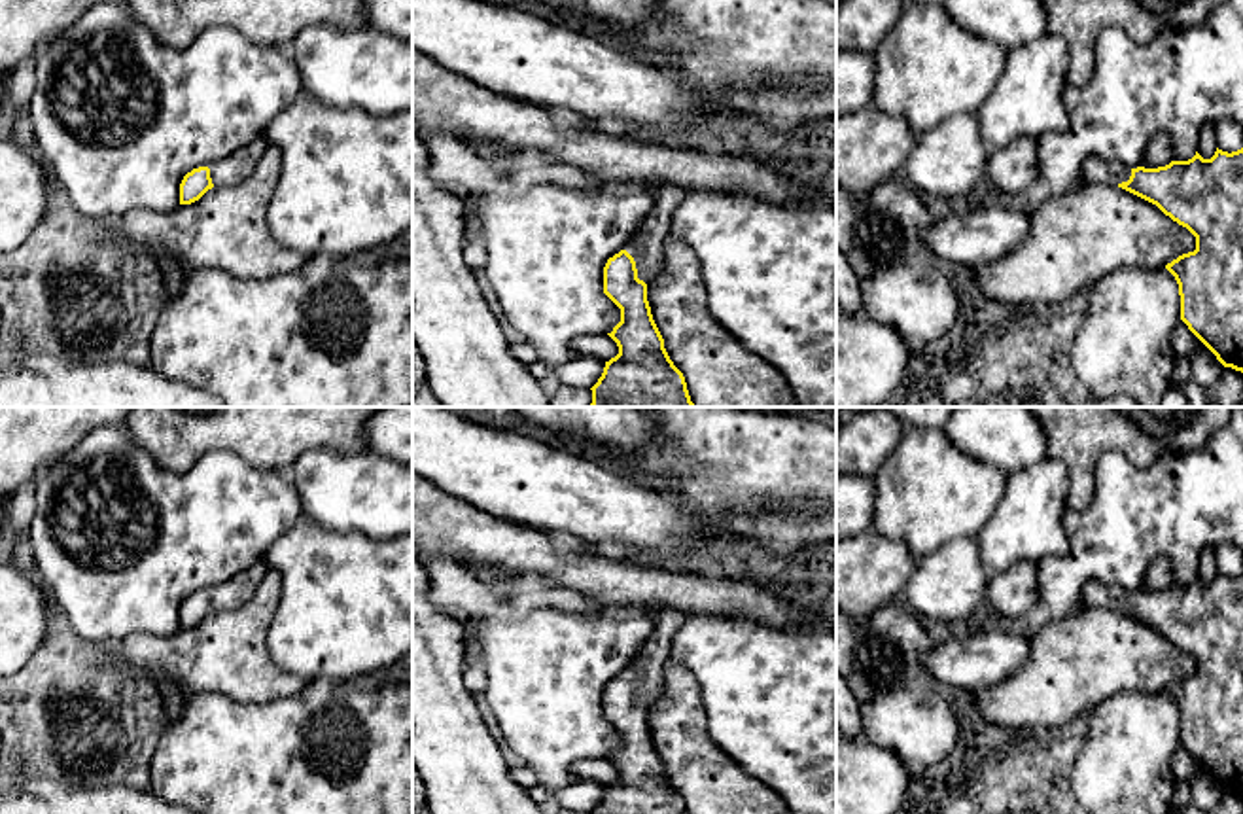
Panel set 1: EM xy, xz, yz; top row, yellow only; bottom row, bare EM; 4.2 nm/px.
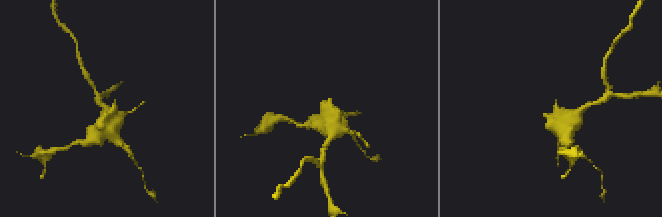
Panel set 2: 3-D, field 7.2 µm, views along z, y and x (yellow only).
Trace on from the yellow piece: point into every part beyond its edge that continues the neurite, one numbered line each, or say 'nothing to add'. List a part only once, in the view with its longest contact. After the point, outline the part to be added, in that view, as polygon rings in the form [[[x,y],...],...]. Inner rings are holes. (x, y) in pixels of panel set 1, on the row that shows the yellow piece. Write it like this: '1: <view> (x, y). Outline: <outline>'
1: xz (647, 254). Outline: [[[653,182],[645,187],[653,197],[651,214],[641,221],[639,240],[630,240],[626,252],[634,257],[638,278],[645,284],[662,271],[662,246],[670,233],[670,218],[687,195],[685,189]]]

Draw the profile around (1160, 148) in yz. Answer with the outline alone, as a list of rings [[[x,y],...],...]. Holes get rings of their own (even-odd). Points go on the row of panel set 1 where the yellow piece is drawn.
[[[1165,133],[1150,138],[1143,165],[1145,168],[1165,167],[1173,161],[1173,142]]]

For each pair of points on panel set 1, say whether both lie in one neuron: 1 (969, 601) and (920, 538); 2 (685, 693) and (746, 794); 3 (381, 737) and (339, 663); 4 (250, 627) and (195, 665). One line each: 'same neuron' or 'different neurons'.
1: different neurons
2: same neuron
3: different neurons
4: same neuron

